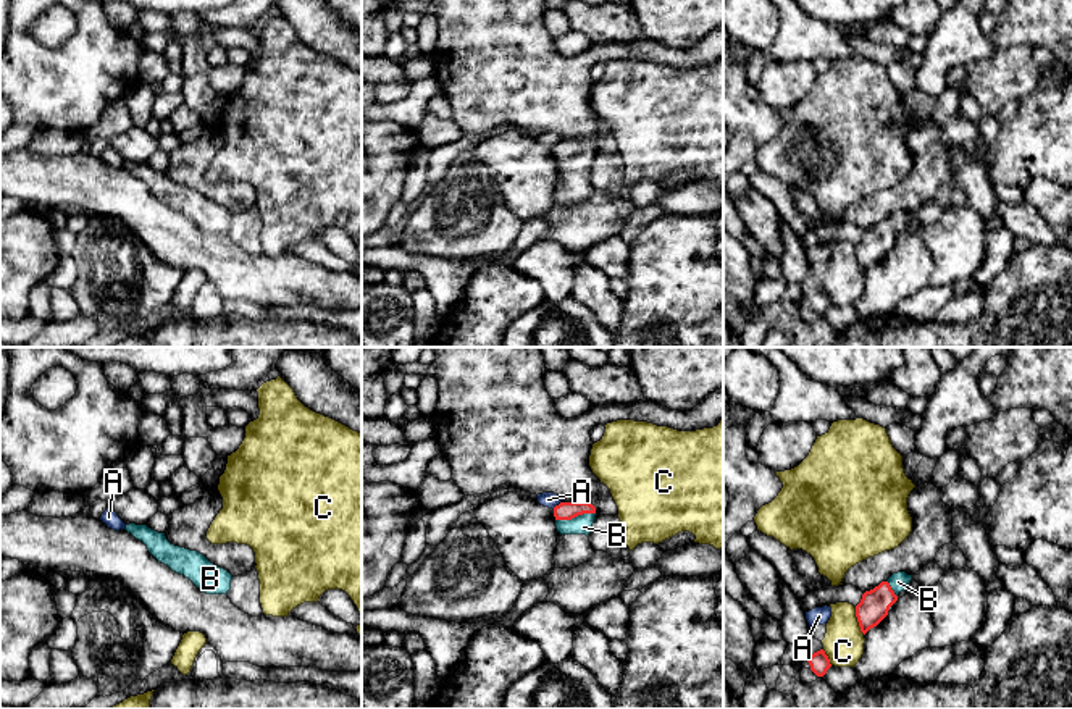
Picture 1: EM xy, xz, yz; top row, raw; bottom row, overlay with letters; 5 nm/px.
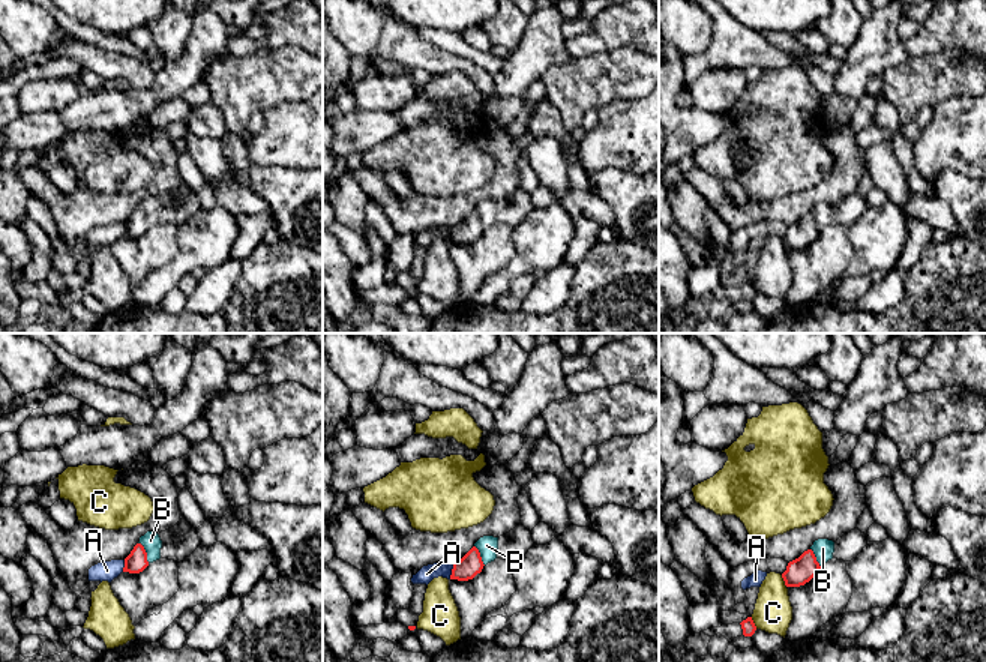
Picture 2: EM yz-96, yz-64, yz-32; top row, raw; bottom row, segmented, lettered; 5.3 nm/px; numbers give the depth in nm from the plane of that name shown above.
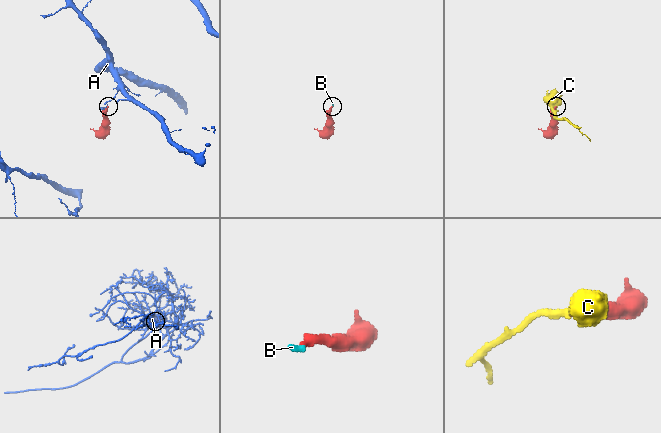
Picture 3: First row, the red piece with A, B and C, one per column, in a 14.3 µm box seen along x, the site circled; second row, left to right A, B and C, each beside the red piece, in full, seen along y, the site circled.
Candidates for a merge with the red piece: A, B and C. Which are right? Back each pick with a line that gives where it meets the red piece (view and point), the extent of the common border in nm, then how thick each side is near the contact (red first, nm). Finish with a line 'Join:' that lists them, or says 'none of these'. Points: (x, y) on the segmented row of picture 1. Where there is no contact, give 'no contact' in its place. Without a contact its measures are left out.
B: contact xz (575, 516); length 200 nm; calibres 100 and 100 nm
Join: B

